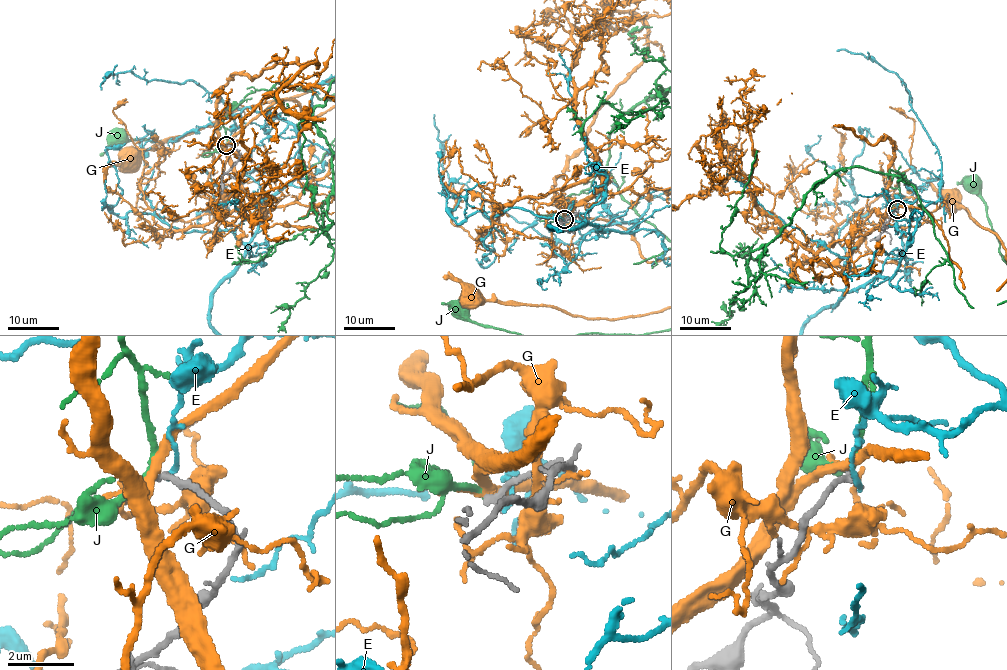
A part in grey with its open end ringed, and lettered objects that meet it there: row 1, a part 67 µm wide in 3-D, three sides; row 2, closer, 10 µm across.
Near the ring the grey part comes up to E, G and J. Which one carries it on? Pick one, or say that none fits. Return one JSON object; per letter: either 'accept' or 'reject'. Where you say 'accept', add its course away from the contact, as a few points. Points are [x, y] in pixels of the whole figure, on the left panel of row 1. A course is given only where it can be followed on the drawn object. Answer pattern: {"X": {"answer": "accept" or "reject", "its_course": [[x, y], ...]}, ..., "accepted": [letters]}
{"E": {"answer": "reject"}, "G": {"answer": "reject"}, "J": {"answer": "reject"}, "accepted": []}

